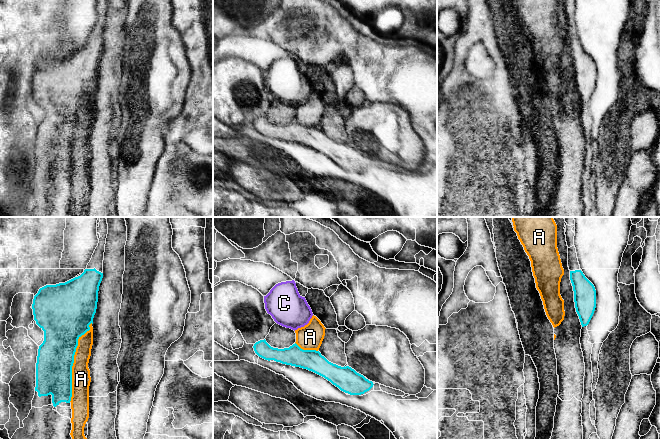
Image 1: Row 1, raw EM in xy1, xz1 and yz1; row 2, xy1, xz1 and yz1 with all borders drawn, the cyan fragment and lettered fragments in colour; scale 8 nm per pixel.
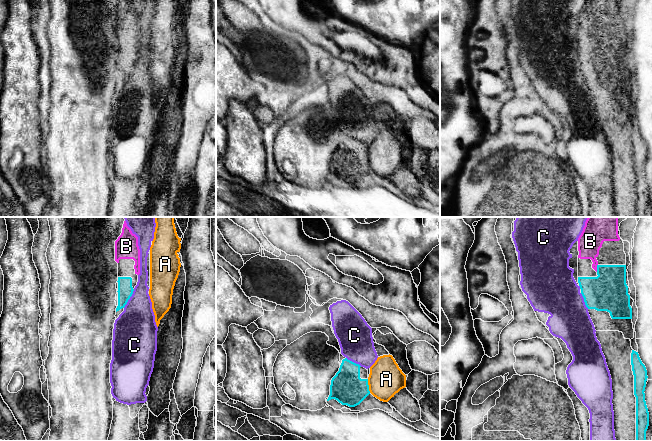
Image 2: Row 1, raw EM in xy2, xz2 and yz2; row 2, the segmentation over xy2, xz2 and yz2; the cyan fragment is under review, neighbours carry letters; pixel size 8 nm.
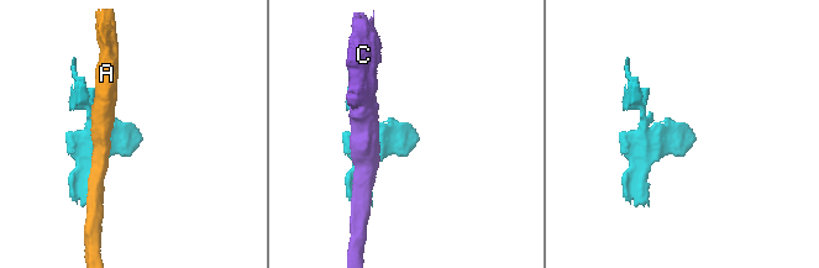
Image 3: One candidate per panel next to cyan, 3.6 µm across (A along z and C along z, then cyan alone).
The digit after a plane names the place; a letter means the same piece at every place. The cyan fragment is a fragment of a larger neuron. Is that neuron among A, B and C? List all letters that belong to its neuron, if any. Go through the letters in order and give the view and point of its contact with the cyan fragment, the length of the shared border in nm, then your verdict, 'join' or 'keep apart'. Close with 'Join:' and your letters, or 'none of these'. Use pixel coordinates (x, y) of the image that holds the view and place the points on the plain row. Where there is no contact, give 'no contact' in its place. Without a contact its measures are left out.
A: xy1 (73, 137) | 650 nm | keep apart
B: yz2 (597, 44) | 60 nm | join
C: xy2 (129, 74) | 180 nm | keep apart
Join: B

